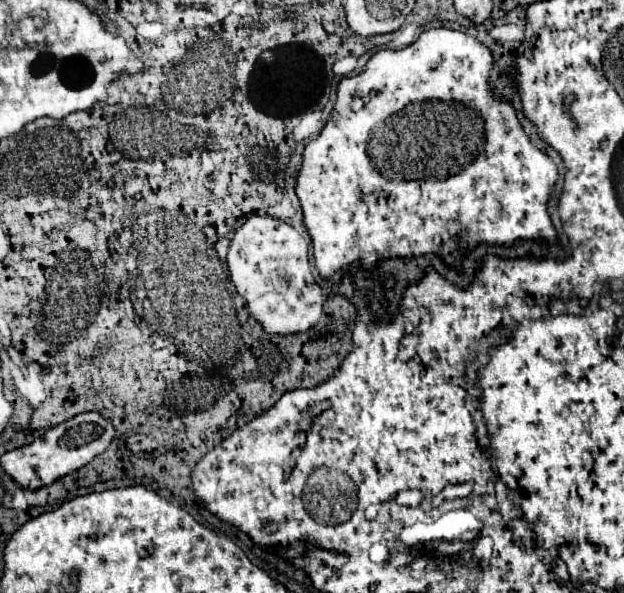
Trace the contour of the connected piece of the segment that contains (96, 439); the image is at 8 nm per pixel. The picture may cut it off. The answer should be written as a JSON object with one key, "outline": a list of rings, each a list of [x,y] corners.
{"outline":[[[81,413],[57,427],[47,429],[45,435],[37,441],[5,453],[1,457],[1,465],[7,475],[11,475],[25,489],[39,489],[91,463],[99,453],[103,453],[111,445],[115,437],[117,435],[113,423],[101,413]]]}

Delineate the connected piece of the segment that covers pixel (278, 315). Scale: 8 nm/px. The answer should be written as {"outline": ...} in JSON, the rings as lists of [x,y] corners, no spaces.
{"outline":[[[251,215],[231,239],[227,251],[231,281],[247,301],[249,315],[271,335],[306,332],[319,321],[327,289],[319,289],[313,281],[308,251],[307,241],[291,225],[273,217]]]}

